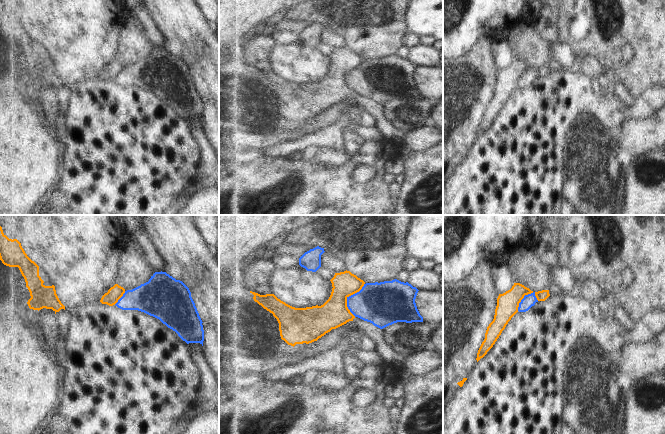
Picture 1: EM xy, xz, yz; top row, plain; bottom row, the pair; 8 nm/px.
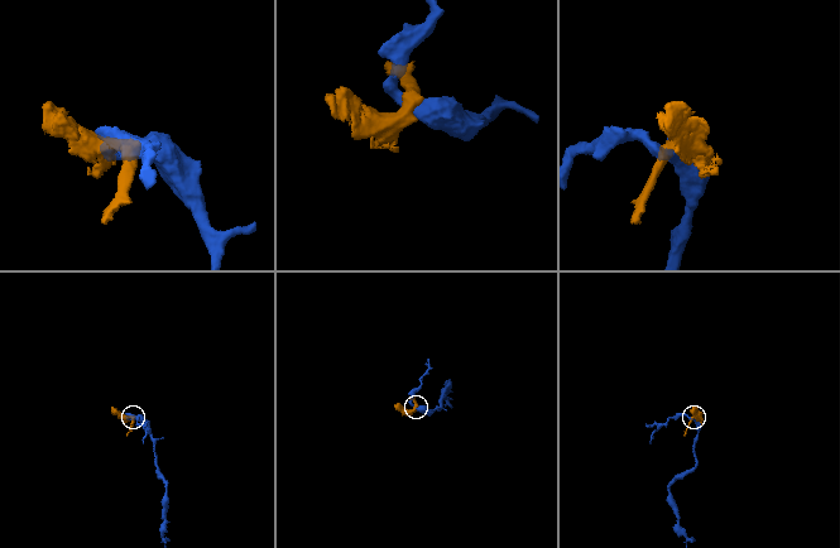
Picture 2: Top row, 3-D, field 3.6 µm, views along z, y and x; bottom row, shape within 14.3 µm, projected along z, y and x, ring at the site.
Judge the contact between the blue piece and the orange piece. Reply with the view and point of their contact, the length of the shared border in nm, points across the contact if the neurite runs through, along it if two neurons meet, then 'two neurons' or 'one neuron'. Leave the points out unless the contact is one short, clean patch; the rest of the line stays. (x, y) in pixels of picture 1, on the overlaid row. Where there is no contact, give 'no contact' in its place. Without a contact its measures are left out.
xz (347, 298) | 280 nm | along xz (364, 283), (358, 291), (347, 298), (347, 308), (354, 316) | two neurons

